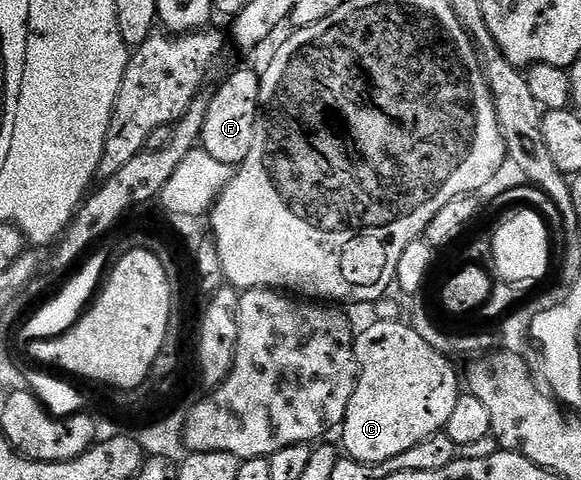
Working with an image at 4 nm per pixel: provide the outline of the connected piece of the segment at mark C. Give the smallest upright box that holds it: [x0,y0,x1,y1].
[342,320,462,464]

